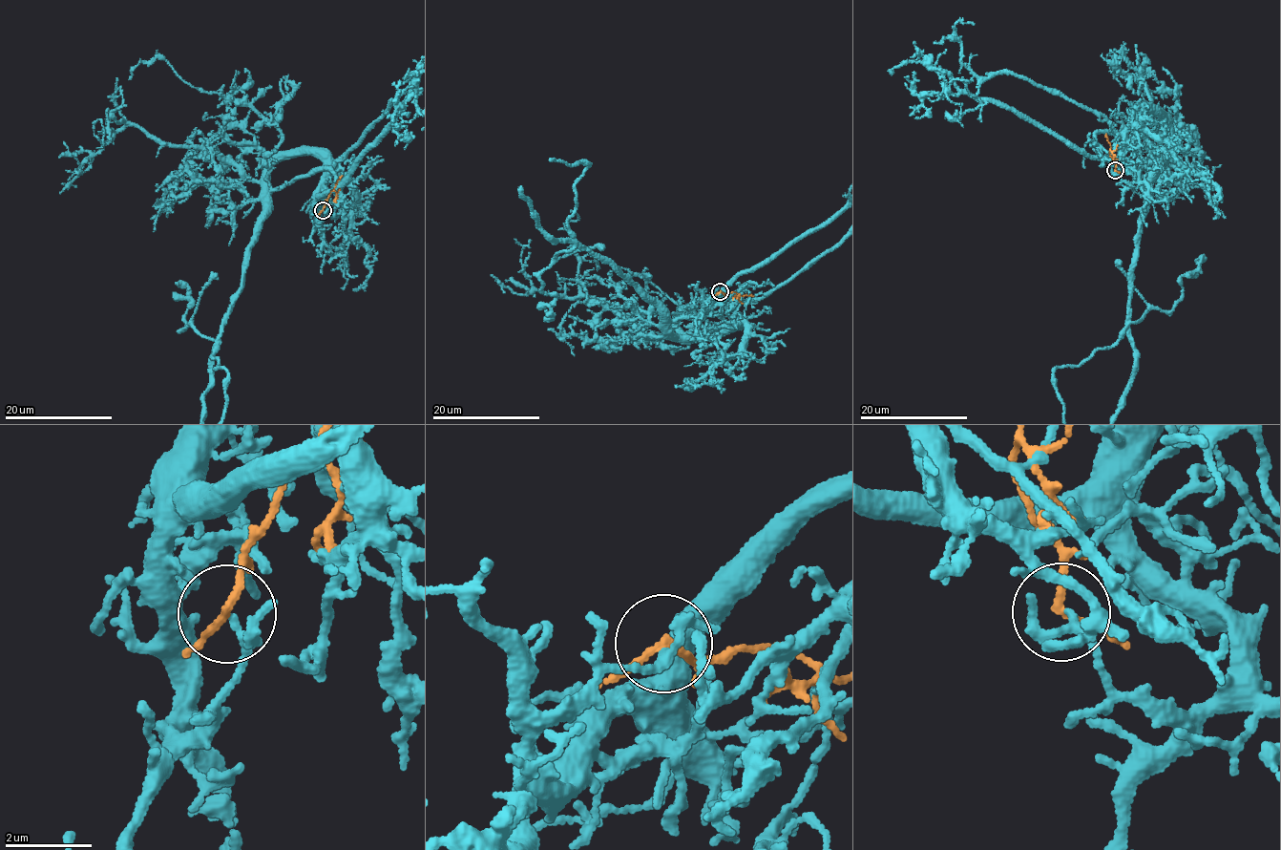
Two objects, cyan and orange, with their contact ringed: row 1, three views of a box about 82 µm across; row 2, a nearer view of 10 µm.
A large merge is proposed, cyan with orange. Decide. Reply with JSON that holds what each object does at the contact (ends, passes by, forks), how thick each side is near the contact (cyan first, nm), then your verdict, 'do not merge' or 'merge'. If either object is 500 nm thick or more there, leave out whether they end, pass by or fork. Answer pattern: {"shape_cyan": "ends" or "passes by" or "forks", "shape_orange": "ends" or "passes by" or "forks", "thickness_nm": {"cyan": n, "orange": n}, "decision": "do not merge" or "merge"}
{"shape_cyan": "forks", "shape_orange": "passes by", "thickness_nm": {"cyan": 130, "orange": 150}, "decision": "do not merge"}

